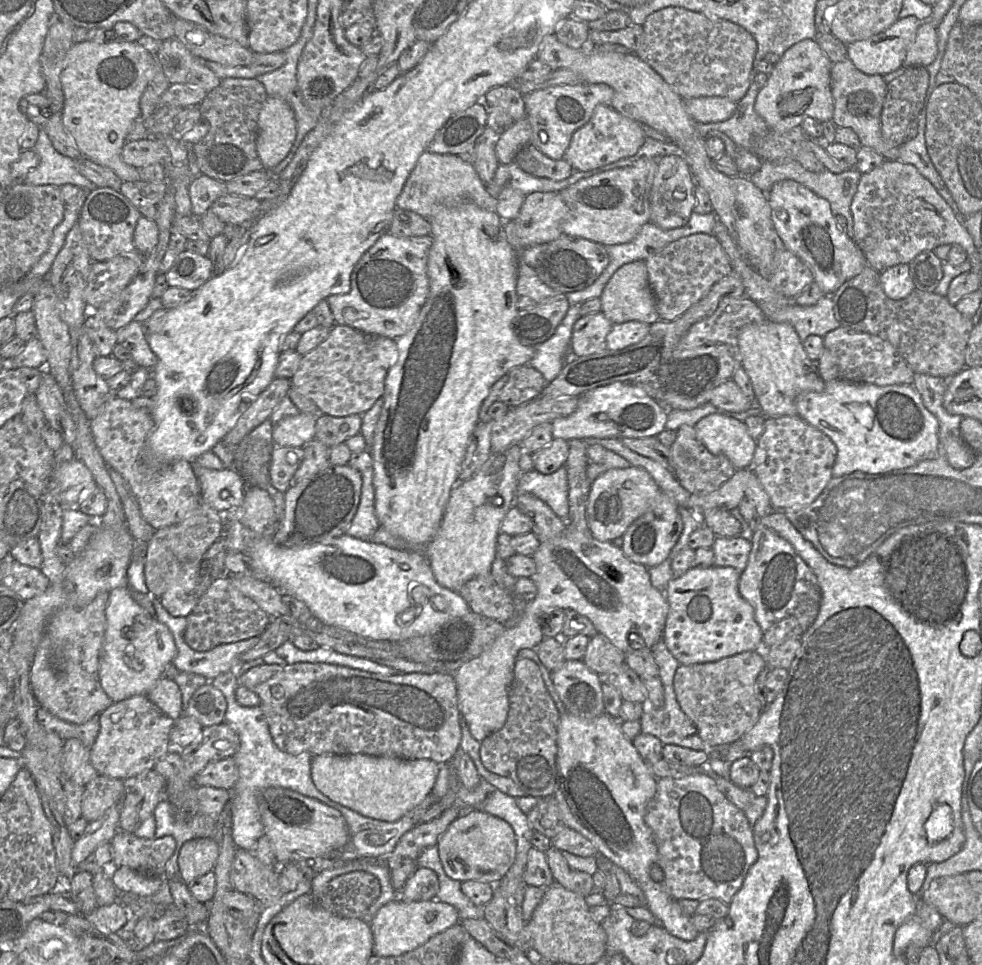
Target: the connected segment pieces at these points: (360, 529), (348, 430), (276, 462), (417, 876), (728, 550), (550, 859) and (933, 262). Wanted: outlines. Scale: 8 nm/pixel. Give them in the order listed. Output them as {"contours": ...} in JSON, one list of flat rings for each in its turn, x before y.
{"contours":[[[372,466,361,472,362,490,358,509,346,534,363,541,369,541,381,527,375,512,375,490]],[[319,414,316,422,315,439,332,448,361,433,361,425,362,415,334,417]],[[275,445,269,466,270,484,278,491,286,493,293,484,293,478,304,457,302,447,281,447]],[[418,867,398,894,405,902,421,902,436,900,438,890,437,874,429,868]],[[716,537,712,549,714,566,733,567,743,573,748,564,752,543,742,537]],[[551,846,545,854,553,878,557,883,584,897,595,889,593,876,571,868,559,849]],[[924,251,908,265,915,289,934,292,943,277,942,260,933,251]]]}

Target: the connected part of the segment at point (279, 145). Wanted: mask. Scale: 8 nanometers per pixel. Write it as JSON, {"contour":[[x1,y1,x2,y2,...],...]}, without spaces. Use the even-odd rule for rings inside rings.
{"contour":[[268,96,259,113,256,151,264,169,271,170,289,153,296,138,293,109,284,100]]}

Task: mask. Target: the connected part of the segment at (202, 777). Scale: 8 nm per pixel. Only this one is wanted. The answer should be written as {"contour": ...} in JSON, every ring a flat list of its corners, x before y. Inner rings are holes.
{"contour":[[233,757,208,763,194,778,196,786,211,786,231,791,239,773]]}

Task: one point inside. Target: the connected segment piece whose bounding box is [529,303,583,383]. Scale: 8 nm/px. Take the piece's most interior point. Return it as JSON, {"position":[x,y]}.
{"position":[549,359]}

